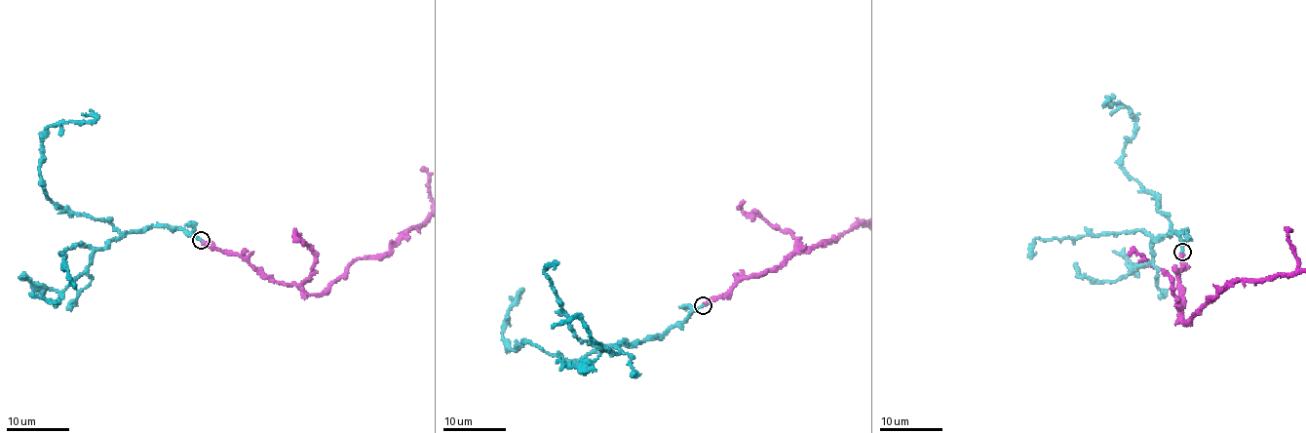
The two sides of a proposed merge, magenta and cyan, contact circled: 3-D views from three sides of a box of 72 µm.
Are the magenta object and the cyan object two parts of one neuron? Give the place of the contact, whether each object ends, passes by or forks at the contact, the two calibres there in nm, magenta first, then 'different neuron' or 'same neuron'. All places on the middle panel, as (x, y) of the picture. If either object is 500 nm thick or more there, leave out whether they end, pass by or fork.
place (703, 305); magenta ends; cyan ends; calibres 360 and 280 nm; same neuron

